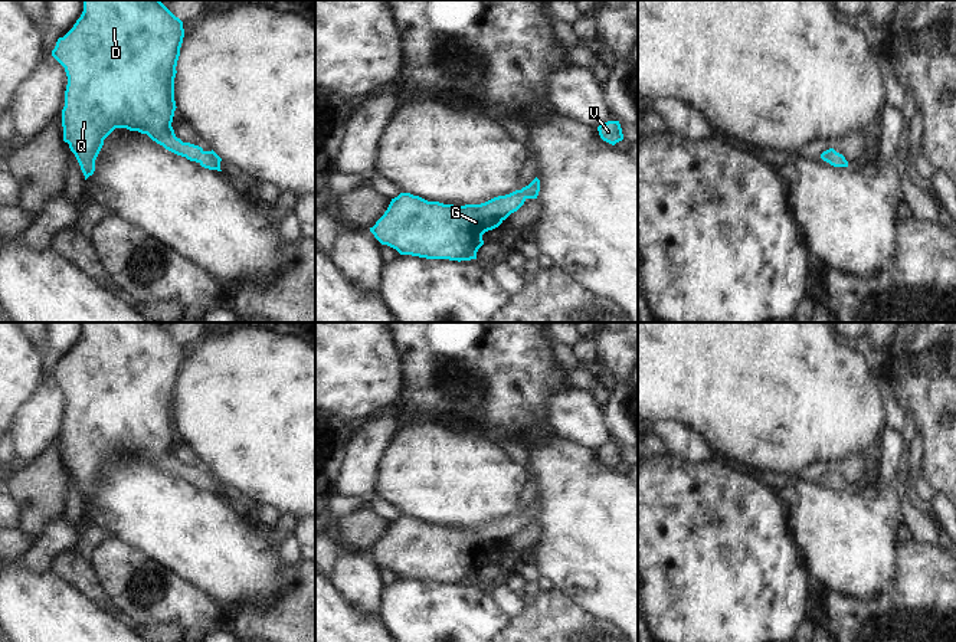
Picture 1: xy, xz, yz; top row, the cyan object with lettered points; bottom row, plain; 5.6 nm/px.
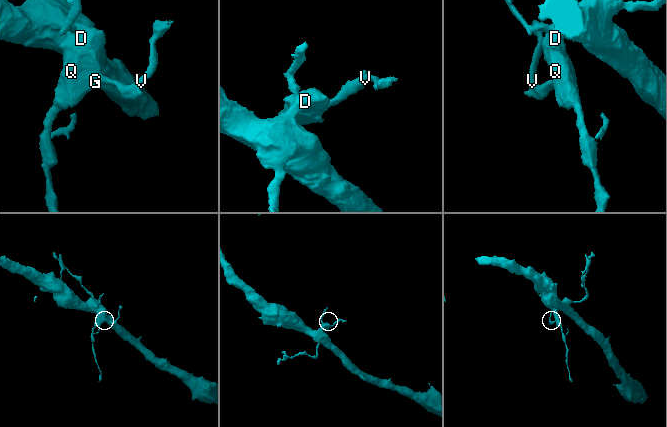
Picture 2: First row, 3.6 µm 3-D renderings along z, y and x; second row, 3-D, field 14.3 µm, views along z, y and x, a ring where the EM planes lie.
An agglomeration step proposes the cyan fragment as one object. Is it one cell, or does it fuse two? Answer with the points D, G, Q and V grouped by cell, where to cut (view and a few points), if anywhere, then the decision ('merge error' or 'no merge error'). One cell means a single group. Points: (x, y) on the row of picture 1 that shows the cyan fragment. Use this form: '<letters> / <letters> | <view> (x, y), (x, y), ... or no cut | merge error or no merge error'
D G Q V | no cut | no merge error

